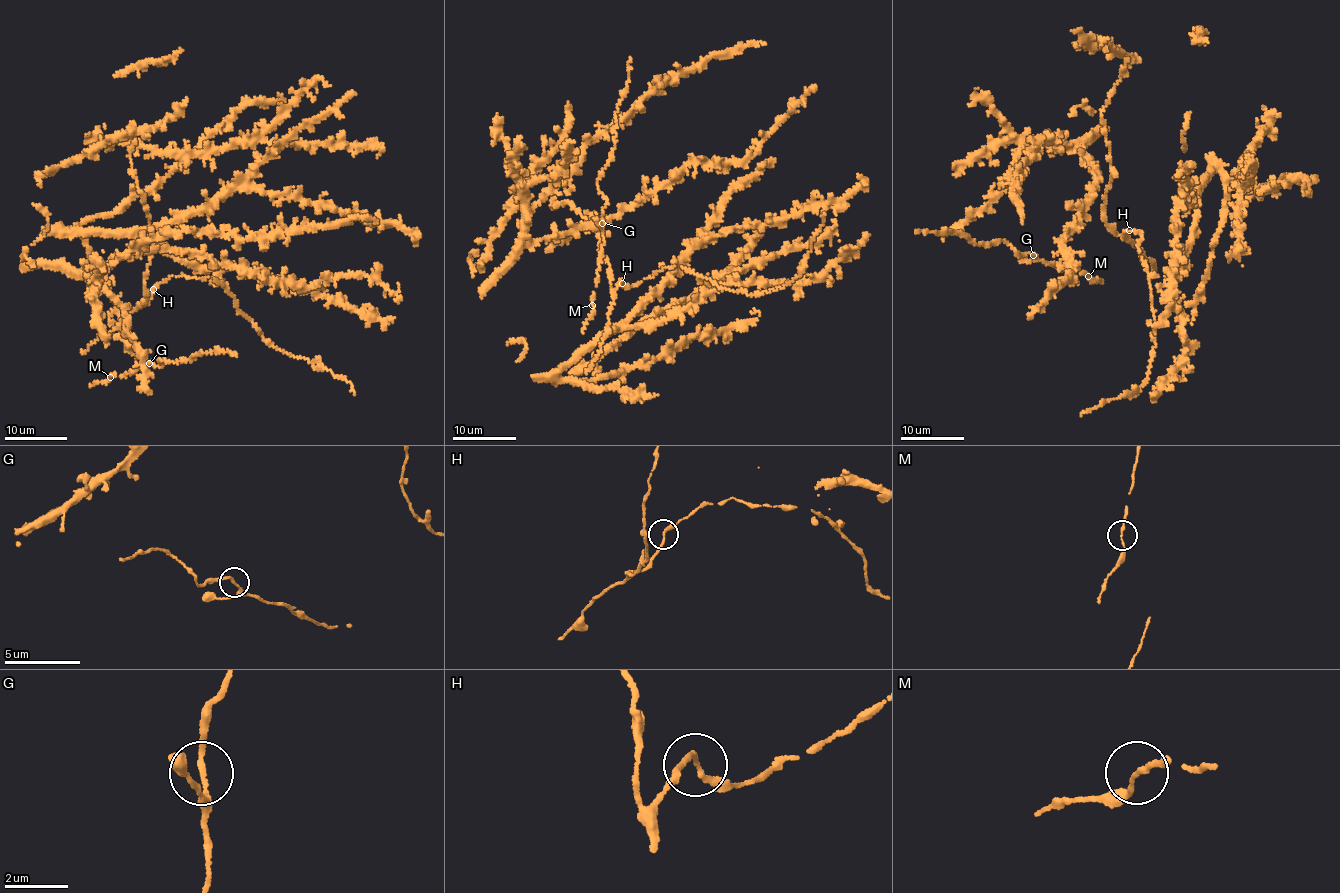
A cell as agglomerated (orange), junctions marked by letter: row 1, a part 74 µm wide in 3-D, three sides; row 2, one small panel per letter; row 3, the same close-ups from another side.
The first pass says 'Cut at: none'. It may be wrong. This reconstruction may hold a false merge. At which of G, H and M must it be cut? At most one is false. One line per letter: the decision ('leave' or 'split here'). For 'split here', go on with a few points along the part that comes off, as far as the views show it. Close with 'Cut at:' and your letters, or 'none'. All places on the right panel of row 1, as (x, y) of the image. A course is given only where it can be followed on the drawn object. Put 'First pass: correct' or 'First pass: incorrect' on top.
First pass: correct
G: leave
H: leave
M: leave
Cut at: none

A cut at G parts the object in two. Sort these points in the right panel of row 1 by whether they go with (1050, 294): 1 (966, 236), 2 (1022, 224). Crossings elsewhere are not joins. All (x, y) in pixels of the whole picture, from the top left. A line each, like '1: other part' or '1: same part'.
1: other part
2: same part

